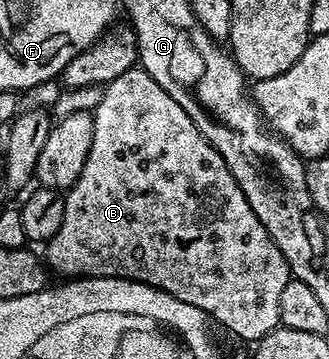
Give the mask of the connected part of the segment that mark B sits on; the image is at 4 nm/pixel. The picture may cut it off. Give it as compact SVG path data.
M132 67L125 70L117 79L106 82L103 89L103 98L100 105L93 112L95 126L93 127L93 147L89 147L89 159L85 159L85 167L81 167L81 175L66 190L64 196L64 219L61 221L60 230L57 231L45 243L47 250L42 250L41 257L46 268L52 274L60 273L63 279L78 279L80 277L132 277L134 281L144 281L169 291L177 299L197 307L202 313L206 313L212 322L224 325L235 337L243 341L257 343L269 331L280 328L278 311L280 308L281 291L284 290L287 281L292 278L291 268L287 266L285 255L273 243L269 231L257 219L253 207L245 199L237 179L229 171L225 159L220 153L201 135L201 131L189 119L189 115L181 107L179 97L168 86L157 83L153 75L149 75L141 67Z

